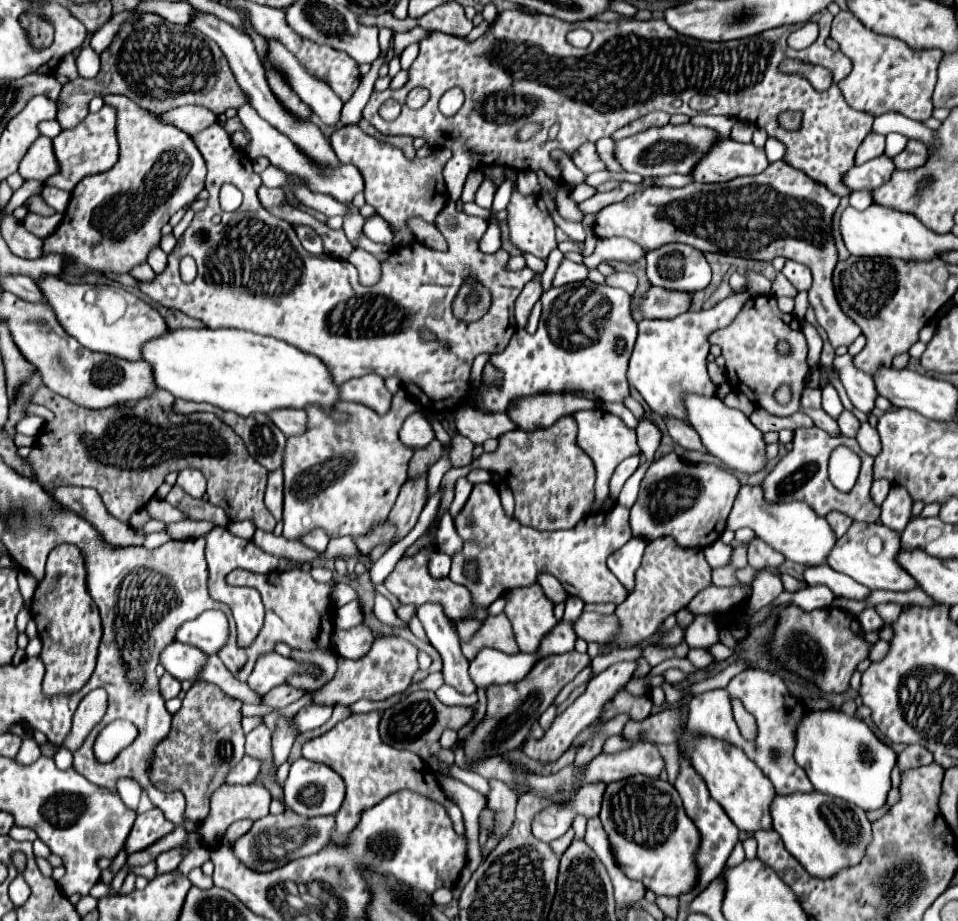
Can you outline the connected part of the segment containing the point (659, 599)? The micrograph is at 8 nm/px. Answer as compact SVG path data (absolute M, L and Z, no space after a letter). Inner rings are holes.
M662 537L648 543L640 569L636 571L636 589L630 597L616 607L616 615L622 623L620 631L610 647L630 649L650 638L668 615L686 607L694 595L710 585L710 567L700 549L682 549L672 537Z

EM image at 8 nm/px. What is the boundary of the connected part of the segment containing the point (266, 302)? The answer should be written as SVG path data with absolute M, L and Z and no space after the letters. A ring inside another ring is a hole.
M212 123L208 129L192 135L192 141L196 141L196 147L200 149L208 167L208 205L194 215L190 227L178 239L174 251L168 255L166 269L156 275L152 283L138 283L138 289L152 301L168 309L178 309L188 317L200 319L206 327L212 329L236 327L286 341L288 345L304 353L320 357L320 361L328 365L328 371L332 371L332 379L336 383L344 383L368 373L376 373L380 377L398 377L400 381L404 381L404 389L412 393L414 401L418 401L426 411L434 413L444 413L456 407L456 403L464 397L464 393L468 391L470 367L476 355L502 351L516 333L514 301L520 295L522 287L534 277L534 271L506 271L504 265L510 259L506 251L498 251L494 255L478 251L478 241L488 229L486 219L466 215L456 209L454 201L448 201L448 205L436 217L436 227L442 229L442 235L448 241L450 249L446 253L440 253L418 241L414 241L412 245L404 245L380 263L381 276L378 283L372 287L364 287L358 283L356 267L352 267L348 261L332 259L328 255L310 255L302 249L292 225L284 219L274 217L262 207L256 195L262 181L252 171L252 161L230 143L230 135L220 123ZM224 183L232 183L244 193L244 203L234 213L224 213L218 205L218 191ZM200 233L206 235L204 241L200 241ZM186 255L194 257L198 265L198 275L192 283L184 283L178 271L178 263ZM468 277L474 277L492 293L492 305L488 313L472 323L464 323L452 313L452 301ZM422 325L430 327L436 333L436 341L424 343L418 337L418 329Z

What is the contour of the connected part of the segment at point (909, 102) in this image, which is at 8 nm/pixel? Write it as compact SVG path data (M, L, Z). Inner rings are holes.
M840 11L834 17L830 37L840 45L840 51L852 61L852 71L840 81L840 91L848 105L856 111L880 117L888 111L906 115L908 119L930 119L932 91L936 85L936 69L942 57L940 49L912 49L896 37L882 37L866 29L850 11Z

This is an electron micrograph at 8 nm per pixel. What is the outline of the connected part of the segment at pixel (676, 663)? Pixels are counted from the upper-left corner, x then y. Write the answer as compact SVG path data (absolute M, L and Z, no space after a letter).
M668 659L668 661L660 663L658 667L654 667L654 675L660 675L662 671L666 671L666 669L670 669L670 667L676 667L676 669L684 671L686 675L692 675L692 673L698 671L698 669L696 669L688 659Z

